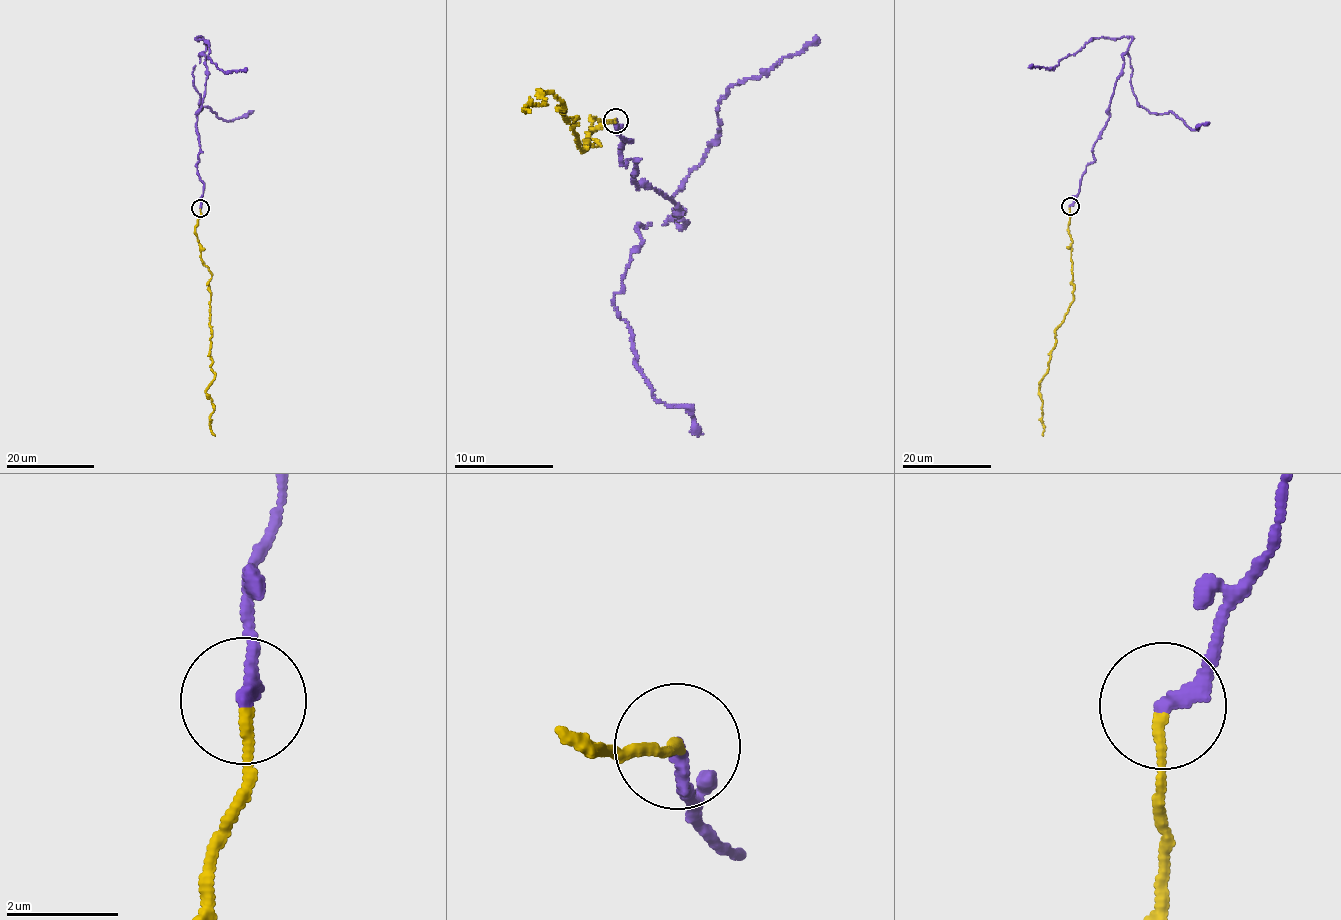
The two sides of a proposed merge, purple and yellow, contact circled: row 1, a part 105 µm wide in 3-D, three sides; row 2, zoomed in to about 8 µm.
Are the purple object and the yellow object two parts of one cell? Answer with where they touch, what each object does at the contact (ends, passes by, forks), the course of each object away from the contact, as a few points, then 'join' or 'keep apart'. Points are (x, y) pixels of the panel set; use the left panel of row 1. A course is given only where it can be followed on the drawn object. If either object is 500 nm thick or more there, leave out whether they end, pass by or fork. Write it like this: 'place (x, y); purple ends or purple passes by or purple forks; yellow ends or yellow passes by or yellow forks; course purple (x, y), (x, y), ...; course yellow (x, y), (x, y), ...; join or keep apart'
place (200, 208); purple ends; yellow ends; course purple (200, 208), (196, 127), (208, 74), (205, 55), (199, 54), (192, 74), (199, 109), (228, 120), (252, 110); course yellow (200, 209), (195, 235), (201, 260), (211, 274), (214, 375), (206, 390), (215, 436); join

